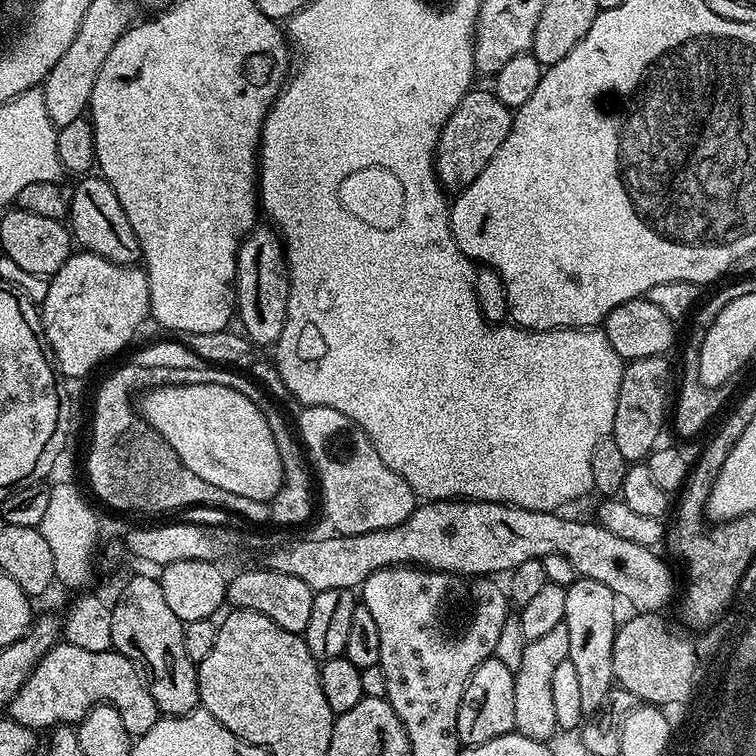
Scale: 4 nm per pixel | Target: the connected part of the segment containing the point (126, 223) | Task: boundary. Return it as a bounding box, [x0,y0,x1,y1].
[67,174,141,265]

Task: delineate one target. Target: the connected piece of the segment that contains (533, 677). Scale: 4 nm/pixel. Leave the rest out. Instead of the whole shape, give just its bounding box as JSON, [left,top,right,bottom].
[514,623,568,742]

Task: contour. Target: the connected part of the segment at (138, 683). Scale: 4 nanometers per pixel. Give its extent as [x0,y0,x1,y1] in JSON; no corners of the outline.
[6,642,162,734]

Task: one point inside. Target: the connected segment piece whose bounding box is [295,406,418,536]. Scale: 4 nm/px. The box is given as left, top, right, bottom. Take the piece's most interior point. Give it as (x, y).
(361, 494)

